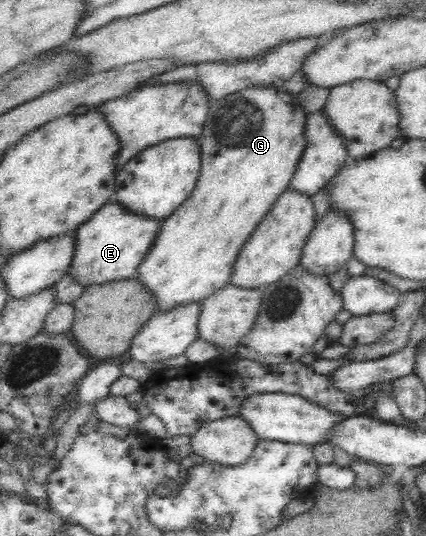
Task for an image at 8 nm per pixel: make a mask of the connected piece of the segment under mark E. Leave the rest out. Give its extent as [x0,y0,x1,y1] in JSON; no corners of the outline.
[65,201,162,287]

